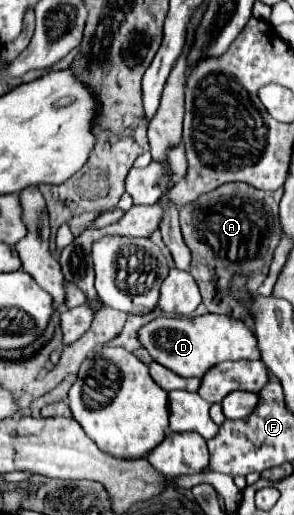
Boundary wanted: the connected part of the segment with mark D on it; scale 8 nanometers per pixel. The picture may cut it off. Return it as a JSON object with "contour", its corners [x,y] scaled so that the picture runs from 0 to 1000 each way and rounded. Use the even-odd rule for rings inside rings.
{"contour":[[[701,608],[687,616],[537,616],[476,639],[469,654],[524,701],[633,736],[687,732],[701,717],[721,717],[755,701],[884,697],[864,647],[823,619],[776,612]]]}

